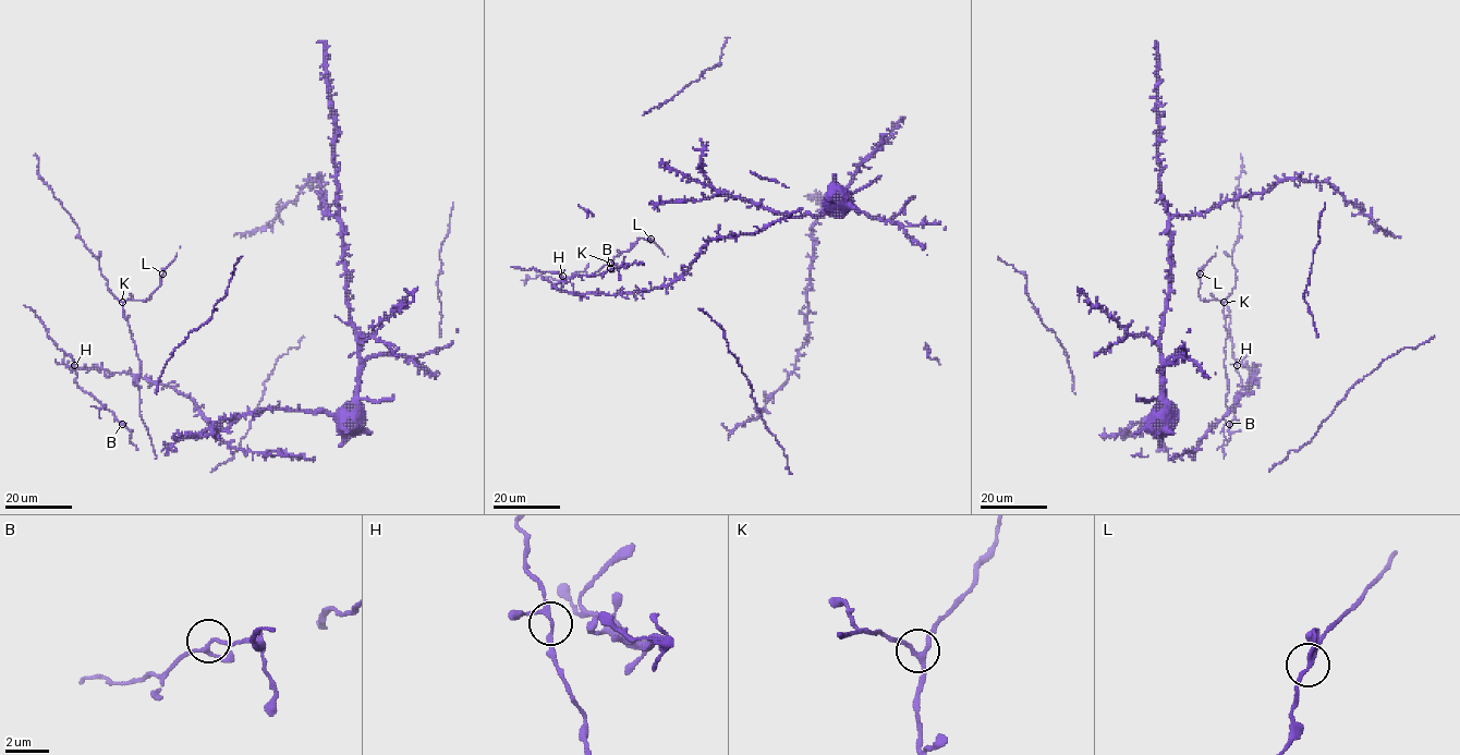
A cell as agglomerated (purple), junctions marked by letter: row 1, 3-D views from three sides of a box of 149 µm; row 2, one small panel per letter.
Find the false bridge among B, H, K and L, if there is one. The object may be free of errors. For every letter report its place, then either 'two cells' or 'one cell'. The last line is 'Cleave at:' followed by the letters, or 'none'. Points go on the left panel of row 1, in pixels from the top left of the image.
B: at (122, 424); one cell
H: at (74, 365); one cell
K: at (122, 302); one cell
L: at (162, 274); one cell
Cleave at: none

